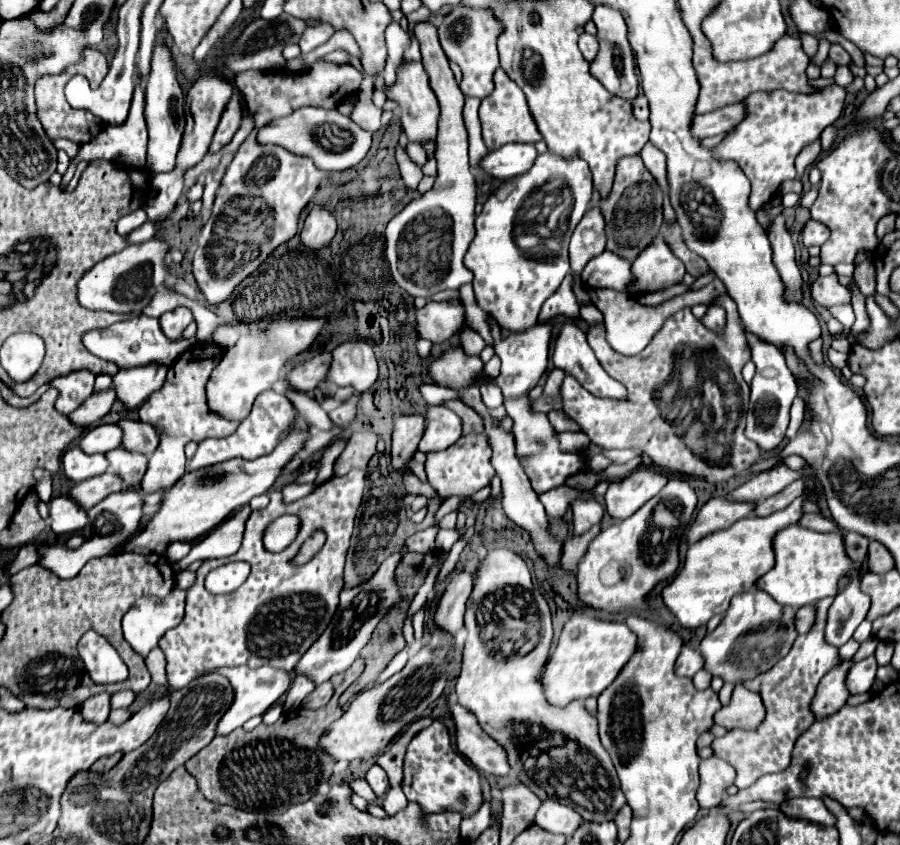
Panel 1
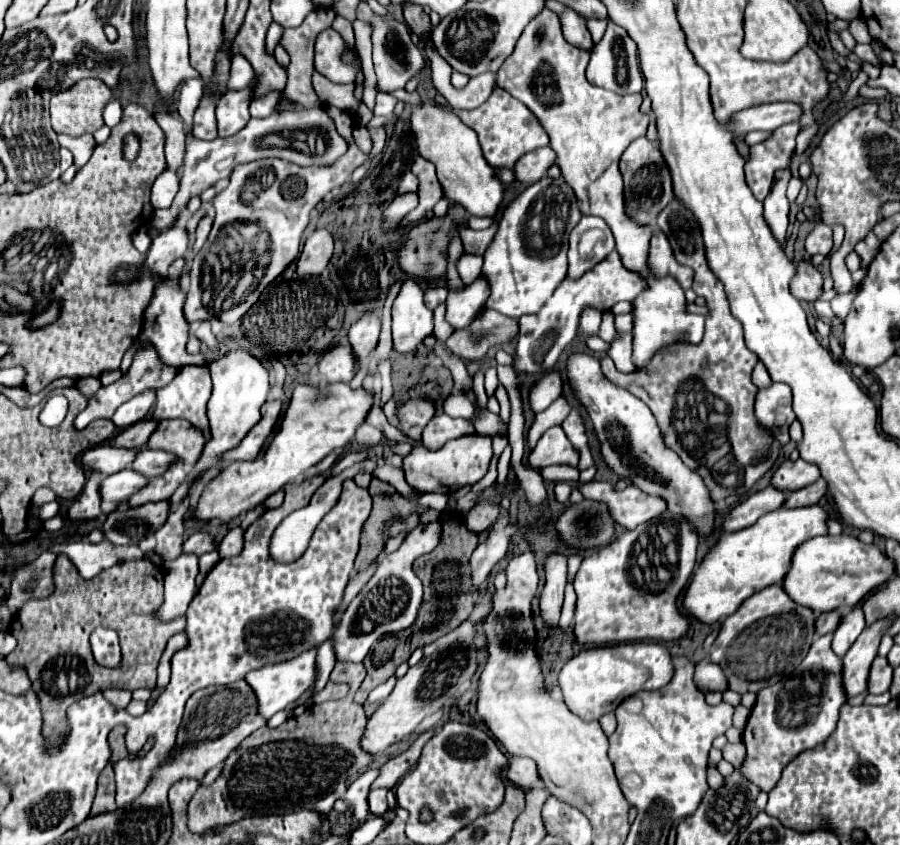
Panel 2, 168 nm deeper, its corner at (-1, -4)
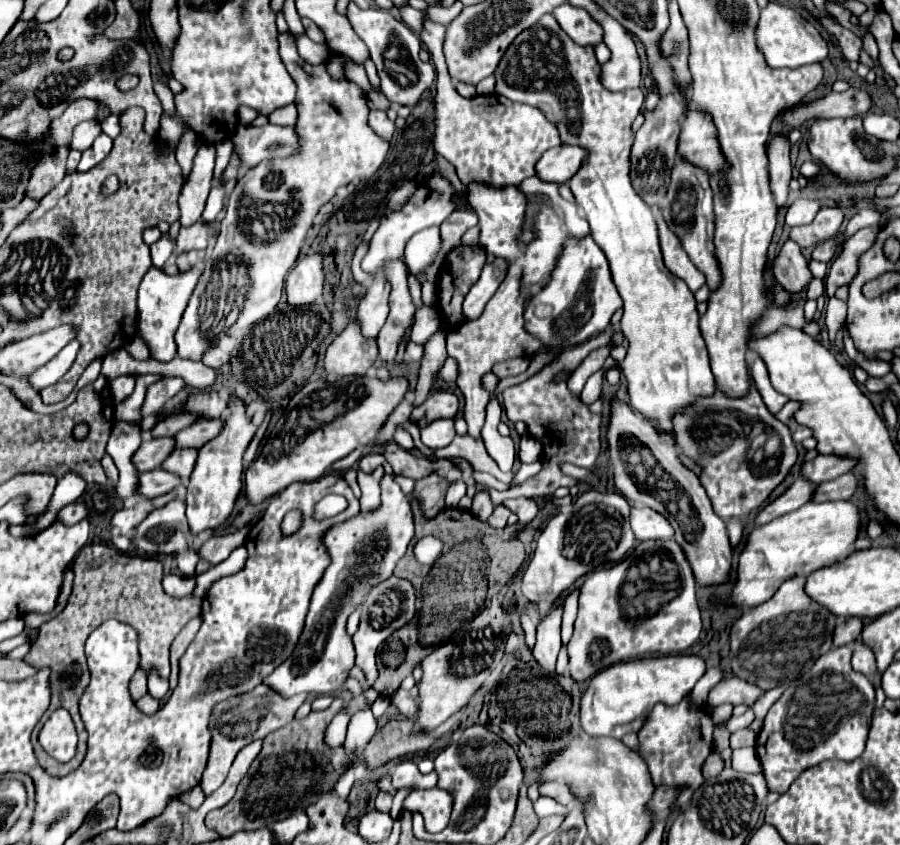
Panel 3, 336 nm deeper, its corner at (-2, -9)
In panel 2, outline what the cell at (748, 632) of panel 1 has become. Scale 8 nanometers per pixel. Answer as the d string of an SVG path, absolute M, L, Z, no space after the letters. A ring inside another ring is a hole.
M783 585L765 587L765 591L751 595L723 621L721 633L709 651L709 659L725 671L729 689L737 693L757 693L797 669L815 639L815 619L815 611L797 605L785 593Z

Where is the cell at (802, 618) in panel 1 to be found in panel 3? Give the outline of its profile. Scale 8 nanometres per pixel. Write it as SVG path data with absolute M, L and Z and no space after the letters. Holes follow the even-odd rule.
M850 618L850 620L838 620L838 628L834 630L834 646L846 646L854 642L862 632L862 620Z

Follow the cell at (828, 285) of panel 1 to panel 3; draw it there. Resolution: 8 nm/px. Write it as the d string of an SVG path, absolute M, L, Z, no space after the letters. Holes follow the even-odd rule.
M788 240L782 246L782 252L774 260L774 276L792 294L800 294L808 288L814 276L808 268L808 260L802 256L800 246L796 242Z

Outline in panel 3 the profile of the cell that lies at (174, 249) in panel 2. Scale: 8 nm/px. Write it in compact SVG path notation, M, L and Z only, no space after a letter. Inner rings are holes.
M196 222L192 226L180 228L180 234L176 238L176 248L174 248L174 256L194 250L194 248L206 248L208 246L208 224L204 222Z

